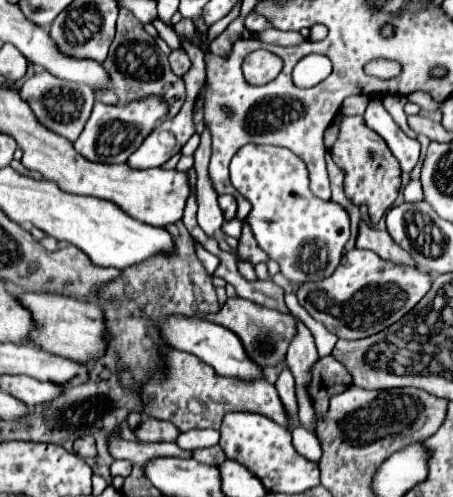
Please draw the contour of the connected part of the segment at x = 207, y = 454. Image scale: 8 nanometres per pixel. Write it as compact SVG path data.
M213 445L207 449L193 449L193 459L199 463L205 463L205 465L221 465L227 457L219 449L219 445Z

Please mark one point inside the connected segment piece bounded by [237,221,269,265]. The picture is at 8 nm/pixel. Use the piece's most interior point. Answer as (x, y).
(248, 249)

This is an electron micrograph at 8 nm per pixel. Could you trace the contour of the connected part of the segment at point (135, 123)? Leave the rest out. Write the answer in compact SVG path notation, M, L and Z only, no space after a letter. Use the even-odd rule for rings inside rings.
M147 97L129 105L105 105L95 103L89 123L85 125L79 139L73 143L75 151L93 163L125 163L129 155L143 143L143 139L153 131L159 119L167 115L167 103L159 97Z

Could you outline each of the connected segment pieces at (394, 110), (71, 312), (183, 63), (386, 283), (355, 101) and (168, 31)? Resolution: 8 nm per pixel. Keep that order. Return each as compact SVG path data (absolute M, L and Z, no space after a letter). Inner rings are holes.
M387 95L382 99L385 109L390 113L393 120L408 137L417 137L417 133L407 123L407 115L404 112L404 105L408 98L400 95Z
M21 293L17 295L17 301L31 313L35 321L35 329L29 335L35 347L83 363L103 355L105 325L103 325L103 313L95 303L79 301L71 295L61 295L61 293Z
M183 49L181 51L173 51L169 55L169 63L171 63L173 73L179 75L179 77L183 77L187 73L187 69L191 67L191 61L189 61L189 57L187 57L187 53Z
M351 249L341 257L341 263L331 277L301 283L295 295L307 313L339 339L363 339L397 323L425 297L431 283L431 273L415 265L391 263L377 253Z
M354 95L348 97L341 107L341 113L347 116L363 115L370 101L365 95Z
M157 19L153 25L157 27L159 37L161 37L161 39L171 47L171 49L179 49L179 47L181 47L181 45L179 45L179 37L177 37L177 33L175 33L171 27L167 27L161 19Z

